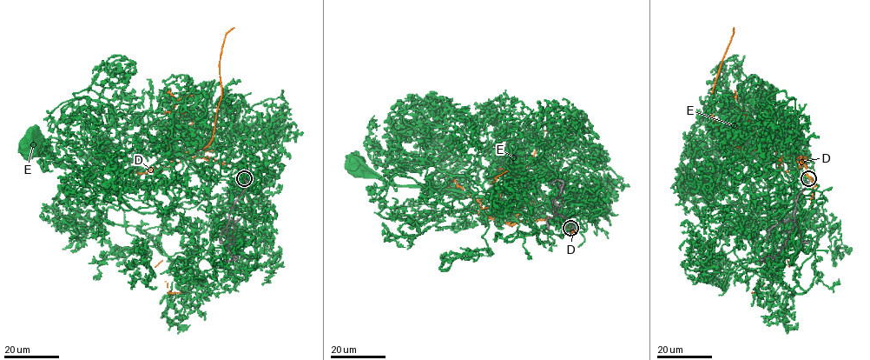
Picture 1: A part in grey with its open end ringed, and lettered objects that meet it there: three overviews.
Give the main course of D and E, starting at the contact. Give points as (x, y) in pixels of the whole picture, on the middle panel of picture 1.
D: (570, 229), (549, 219), (511, 225), (491, 219), (476, 200), (499, 197), (543, 130), (551, 151), (561, 152)
E: (570, 229), (562, 238), (538, 230), (530, 217), (536, 200), (502, 201), (440, 188), (390, 183), (358, 164)

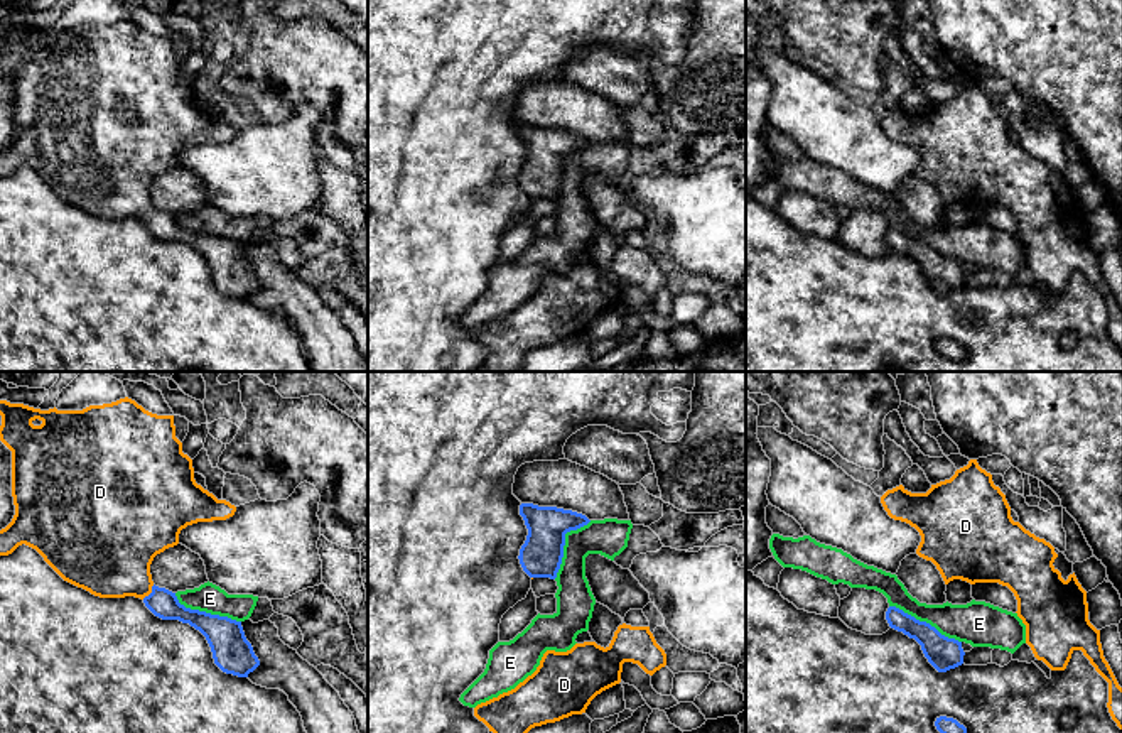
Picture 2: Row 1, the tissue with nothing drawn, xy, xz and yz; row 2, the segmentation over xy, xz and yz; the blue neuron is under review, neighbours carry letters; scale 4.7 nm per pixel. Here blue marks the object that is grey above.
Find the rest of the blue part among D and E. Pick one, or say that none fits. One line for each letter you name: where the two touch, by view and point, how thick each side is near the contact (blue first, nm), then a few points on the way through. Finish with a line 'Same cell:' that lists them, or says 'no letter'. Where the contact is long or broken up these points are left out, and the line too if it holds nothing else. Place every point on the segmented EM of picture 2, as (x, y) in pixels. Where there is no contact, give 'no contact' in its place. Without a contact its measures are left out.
D: xy (151, 593) | 140/380 nm | across xy (164, 603), (151, 593), (112, 558)
Same cell: D

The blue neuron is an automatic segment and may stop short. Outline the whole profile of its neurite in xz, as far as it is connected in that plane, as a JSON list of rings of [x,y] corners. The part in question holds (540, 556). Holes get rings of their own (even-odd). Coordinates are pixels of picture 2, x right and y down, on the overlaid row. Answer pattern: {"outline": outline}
{"outline": [[[521,503],[520,515],[528,529],[518,556],[523,571],[530,578],[555,579],[564,557],[565,534],[591,520],[572,510],[533,503]]]}

